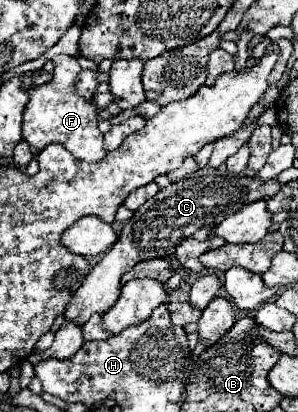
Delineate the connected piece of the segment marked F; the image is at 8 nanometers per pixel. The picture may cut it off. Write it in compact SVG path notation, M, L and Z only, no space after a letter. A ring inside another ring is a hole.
M59 54L53 59L55 66L52 83L42 87L32 87L28 91L28 103L23 114L23 139L34 151L42 151L50 143L64 145L74 157L94 163L100 161L106 151L102 143L102 133L96 121L96 107L80 97L75 90L75 83L81 67L76 57Z

